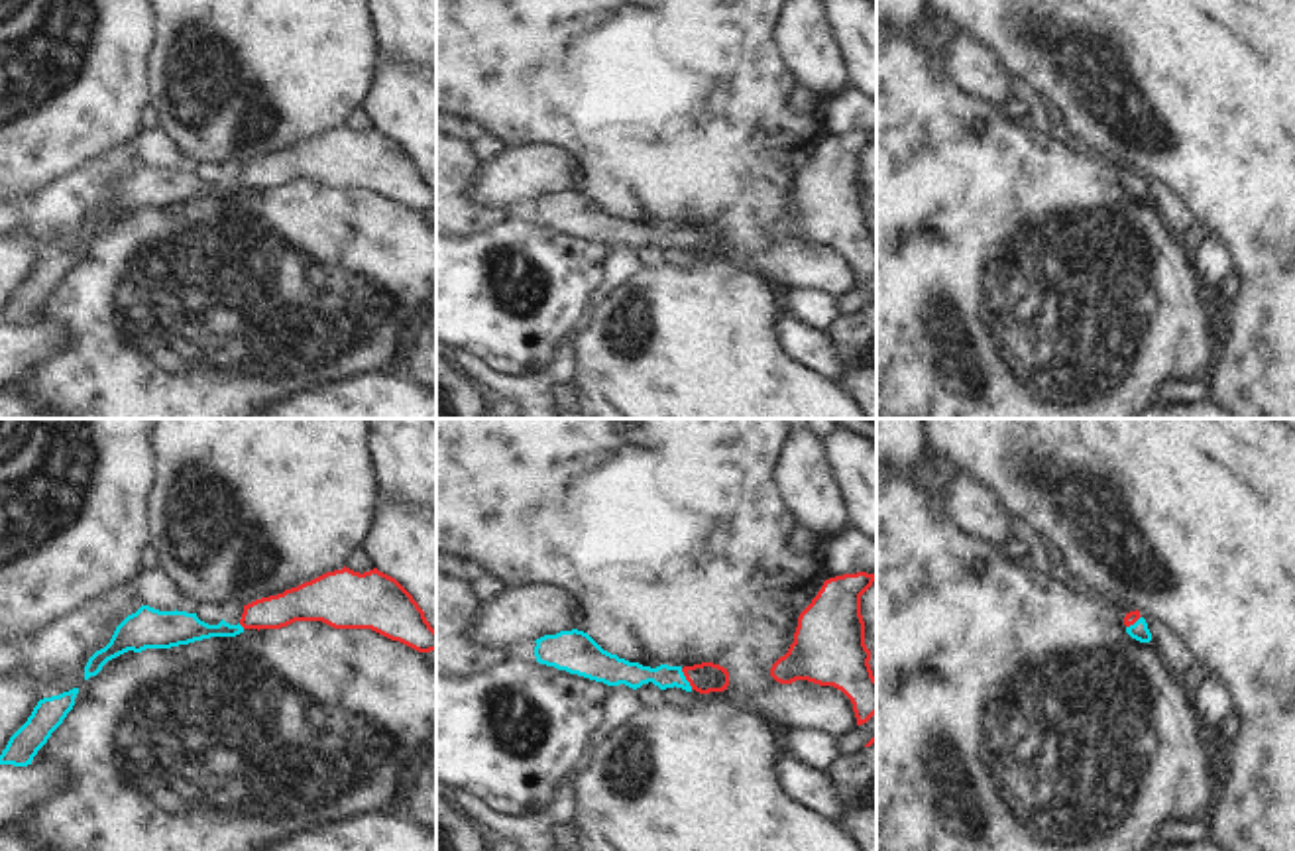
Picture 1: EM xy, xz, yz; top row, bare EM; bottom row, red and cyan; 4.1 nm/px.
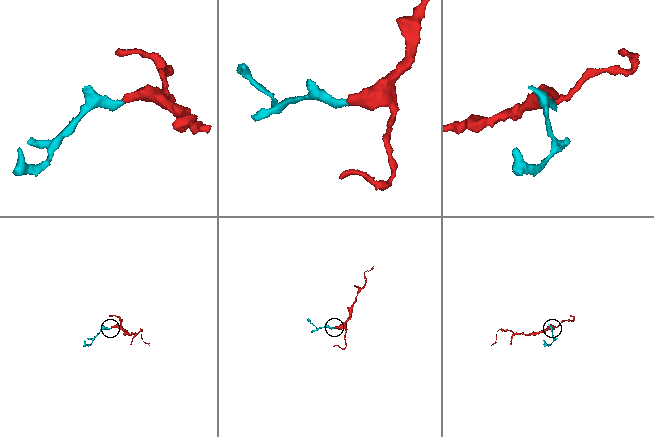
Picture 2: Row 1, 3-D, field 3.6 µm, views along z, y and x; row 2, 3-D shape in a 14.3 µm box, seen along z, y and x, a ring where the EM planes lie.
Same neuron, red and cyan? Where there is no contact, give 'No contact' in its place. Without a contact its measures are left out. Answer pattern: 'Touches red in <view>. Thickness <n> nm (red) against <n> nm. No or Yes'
Touches red in xz. Thickness 120 nm (red) against 110 nm. Yes.

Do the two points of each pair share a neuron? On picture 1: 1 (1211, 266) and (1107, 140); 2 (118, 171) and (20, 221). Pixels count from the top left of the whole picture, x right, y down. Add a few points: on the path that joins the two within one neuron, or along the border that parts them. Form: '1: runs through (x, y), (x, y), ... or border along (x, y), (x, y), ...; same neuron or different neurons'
1: border along (1209, 234), (1223, 246), (1235, 272); different neurons
2: runs through (95, 183), (57, 215), (44, 215); same neuron

